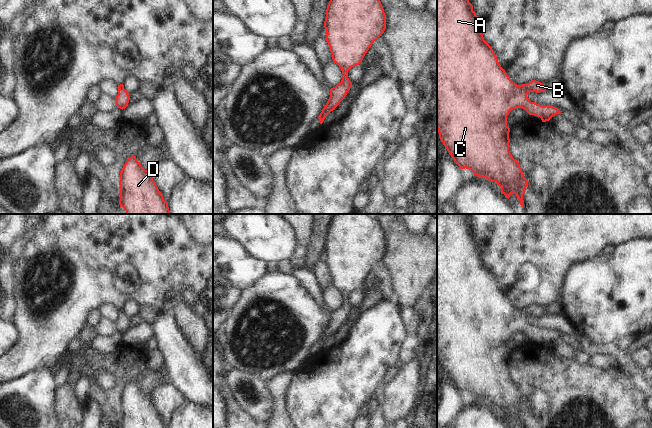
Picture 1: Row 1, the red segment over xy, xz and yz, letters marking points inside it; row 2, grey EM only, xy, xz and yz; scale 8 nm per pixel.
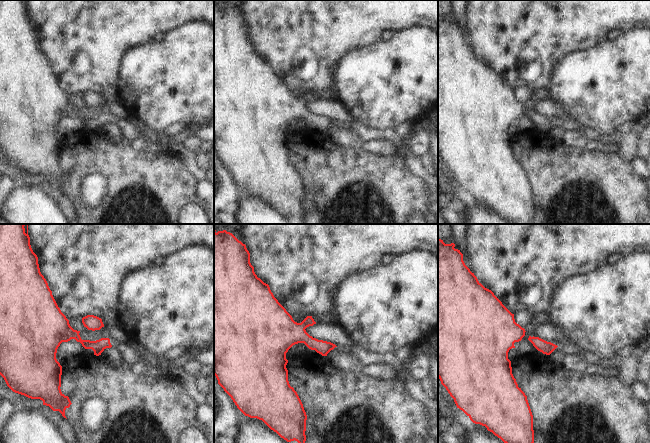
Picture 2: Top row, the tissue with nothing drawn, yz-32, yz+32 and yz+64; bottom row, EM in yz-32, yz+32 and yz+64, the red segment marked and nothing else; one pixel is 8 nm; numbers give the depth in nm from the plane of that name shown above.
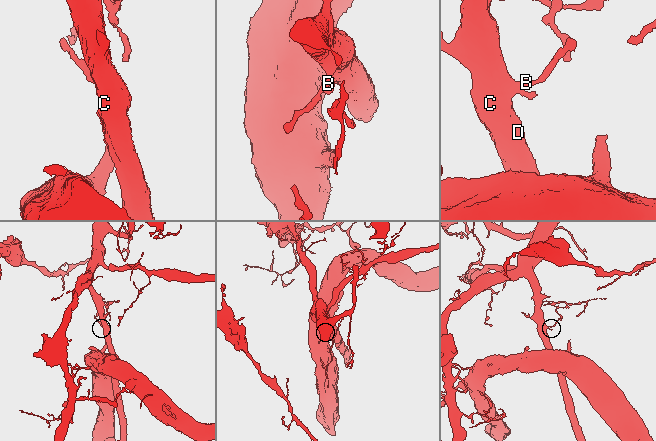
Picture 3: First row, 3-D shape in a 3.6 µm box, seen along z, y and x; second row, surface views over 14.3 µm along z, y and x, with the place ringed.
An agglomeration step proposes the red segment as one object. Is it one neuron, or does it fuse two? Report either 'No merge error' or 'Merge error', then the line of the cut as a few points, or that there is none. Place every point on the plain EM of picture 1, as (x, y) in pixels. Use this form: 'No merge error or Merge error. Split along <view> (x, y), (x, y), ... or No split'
No merge error. No split

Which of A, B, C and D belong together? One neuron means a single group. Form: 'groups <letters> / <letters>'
groups A B C D

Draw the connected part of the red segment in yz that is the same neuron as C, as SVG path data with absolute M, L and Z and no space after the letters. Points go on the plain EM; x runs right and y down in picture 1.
M437 214L437 354L439 362L460 393L469 393L478 402L486 402L490 406L496 406L497 409L501 411L501 418L504 418L505 421L509 423L510 419L514 417L519 423L520 428L524 428L523 419L529 408L528 404L523 399L519 386L513 382L509 375L510 352L507 350L507 340L511 334L516 332L522 332L529 339L540 341L542 346L549 345L553 340L560 338L561 335L558 332L531 326L527 321L527 318L530 316L540 317L545 315L546 312L544 308L539 305L532 304L529 307L517 309L509 302L505 294L499 288L492 271L484 264L481 248L478 246L477 239L473 235L473 229L469 226L467 214Z

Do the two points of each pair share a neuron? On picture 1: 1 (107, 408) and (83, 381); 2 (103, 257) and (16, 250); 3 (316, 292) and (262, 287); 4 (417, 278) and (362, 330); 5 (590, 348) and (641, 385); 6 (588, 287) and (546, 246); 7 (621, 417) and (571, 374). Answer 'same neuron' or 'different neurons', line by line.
1: different neurons
2: different neurons
3: different neurons
4: different neurons
5: same neuron
6: different neurons
7: same neuron

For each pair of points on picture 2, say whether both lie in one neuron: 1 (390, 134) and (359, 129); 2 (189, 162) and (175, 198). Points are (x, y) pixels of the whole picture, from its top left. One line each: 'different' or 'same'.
1: same
2: different

